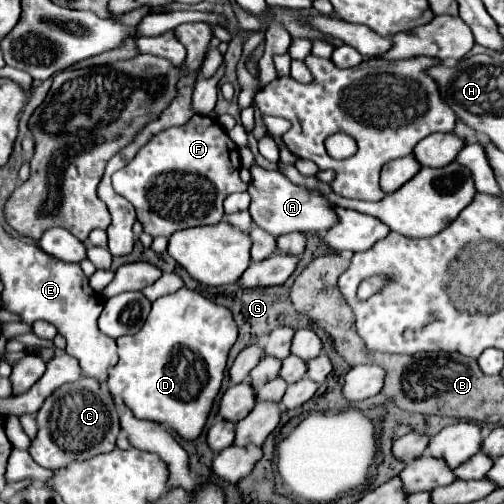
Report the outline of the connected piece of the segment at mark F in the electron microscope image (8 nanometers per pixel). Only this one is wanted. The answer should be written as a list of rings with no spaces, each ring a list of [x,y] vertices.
[[[195,114],[187,124],[169,128],[147,146],[117,174],[113,188],[137,210],[137,220],[147,234],[171,236],[177,230],[219,224],[223,220],[223,200],[233,192],[245,192],[247,184],[239,178],[239,150],[215,118]]]

